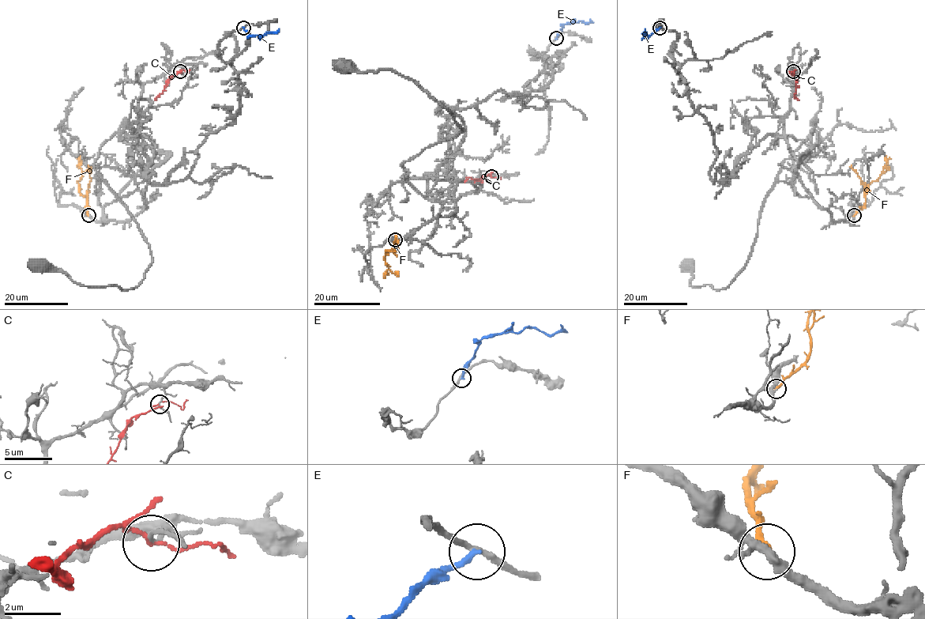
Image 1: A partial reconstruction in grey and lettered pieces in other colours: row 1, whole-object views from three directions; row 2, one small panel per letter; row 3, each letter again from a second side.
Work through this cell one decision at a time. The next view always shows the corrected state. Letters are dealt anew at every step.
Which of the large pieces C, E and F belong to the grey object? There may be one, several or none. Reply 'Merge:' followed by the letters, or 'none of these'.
Merge: F

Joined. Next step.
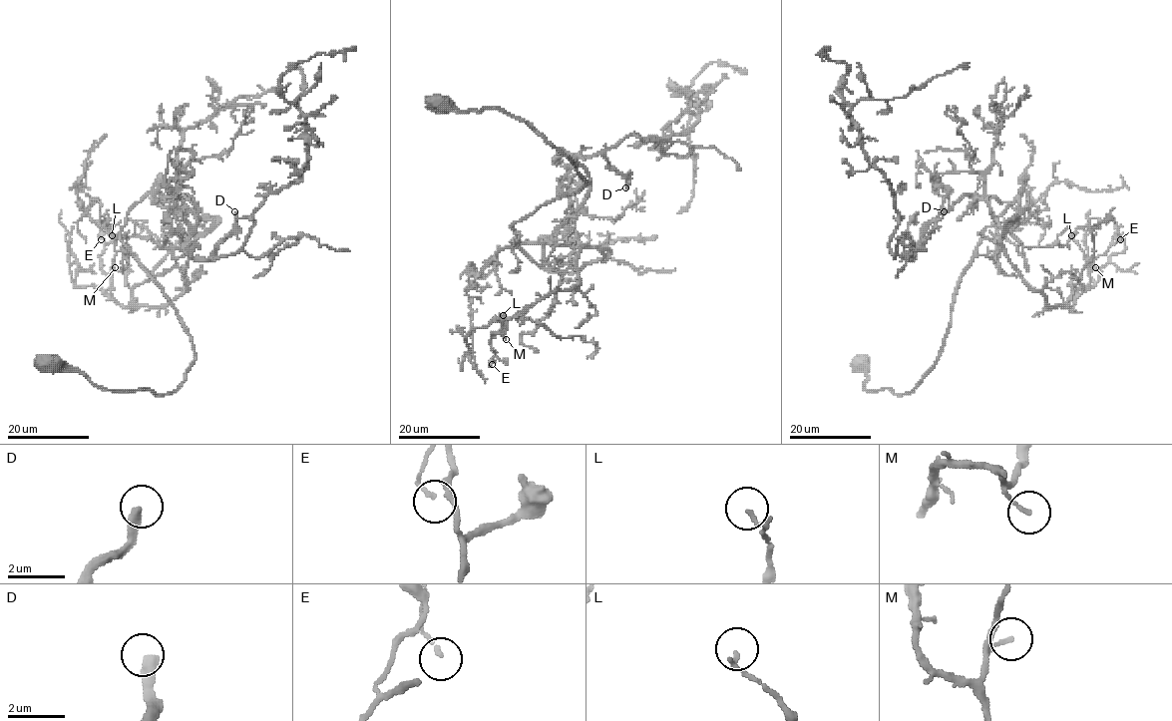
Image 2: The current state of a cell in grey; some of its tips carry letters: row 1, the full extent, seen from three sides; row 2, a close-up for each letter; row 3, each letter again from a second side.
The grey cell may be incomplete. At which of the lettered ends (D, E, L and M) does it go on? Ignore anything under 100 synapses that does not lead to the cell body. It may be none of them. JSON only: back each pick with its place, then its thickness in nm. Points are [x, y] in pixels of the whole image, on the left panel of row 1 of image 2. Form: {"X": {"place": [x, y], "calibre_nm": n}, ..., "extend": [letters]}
{"D": {"place": [234, 211], "calibre_nm": 380}, "extend": ["D"]}

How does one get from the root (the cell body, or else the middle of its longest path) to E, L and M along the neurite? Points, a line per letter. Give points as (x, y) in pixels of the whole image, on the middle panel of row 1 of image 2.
E: (438, 101), (529, 122), (586, 180), (511, 226), (528, 255), (603, 254), (506, 318), (492, 364)
L: (438, 101), (529, 122), (586, 180), (511, 227), (549, 270), (603, 255), (503, 335), (503, 315)
M: (438, 101), (529, 122), (586, 180), (511, 227), (549, 270), (603, 255), (506, 339)

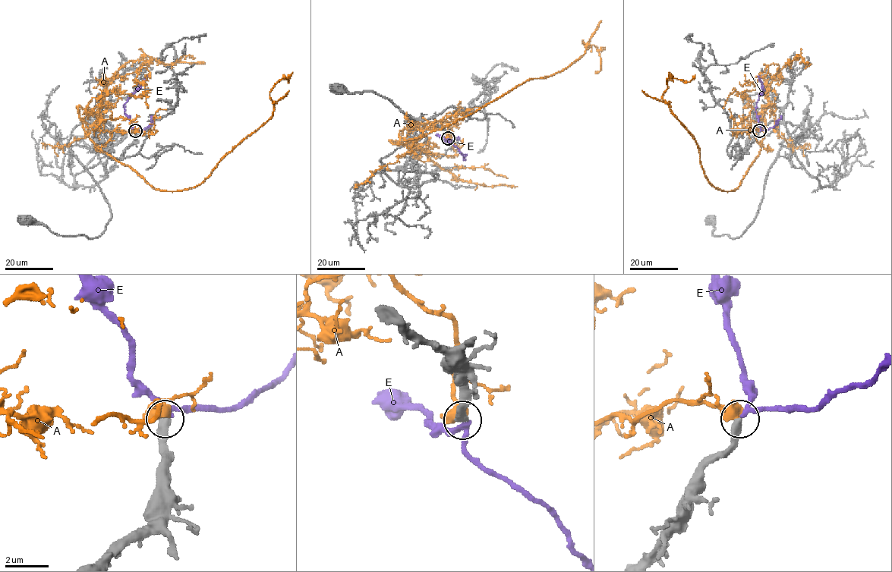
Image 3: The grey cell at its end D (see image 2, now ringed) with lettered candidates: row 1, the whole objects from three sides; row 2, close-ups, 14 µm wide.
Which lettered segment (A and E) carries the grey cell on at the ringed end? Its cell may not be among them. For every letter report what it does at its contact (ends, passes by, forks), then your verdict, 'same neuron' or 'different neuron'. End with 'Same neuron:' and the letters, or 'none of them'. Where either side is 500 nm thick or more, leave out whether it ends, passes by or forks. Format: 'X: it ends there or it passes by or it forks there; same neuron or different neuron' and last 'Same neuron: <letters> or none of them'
A: different neuron
E: it passes by; different neuron
Same neuron: none of them

